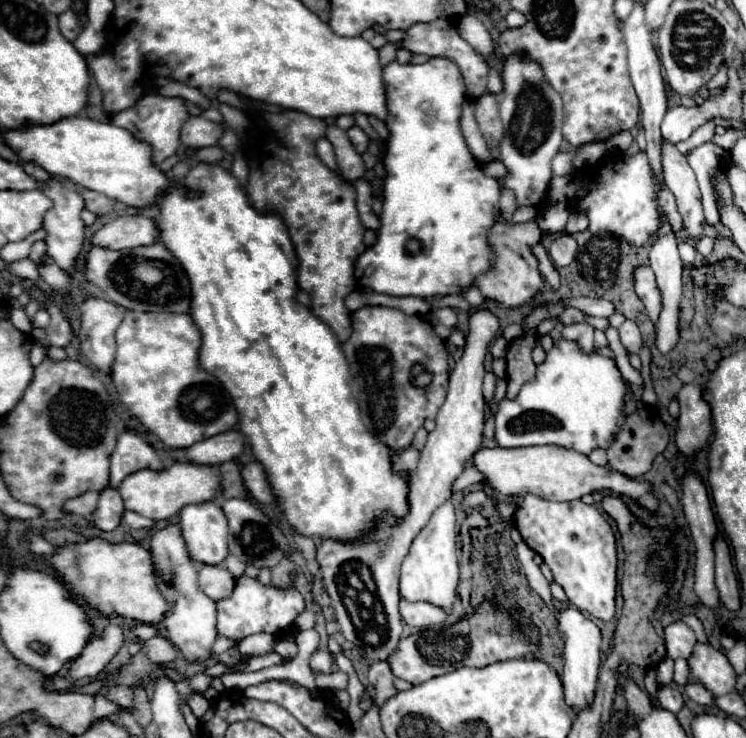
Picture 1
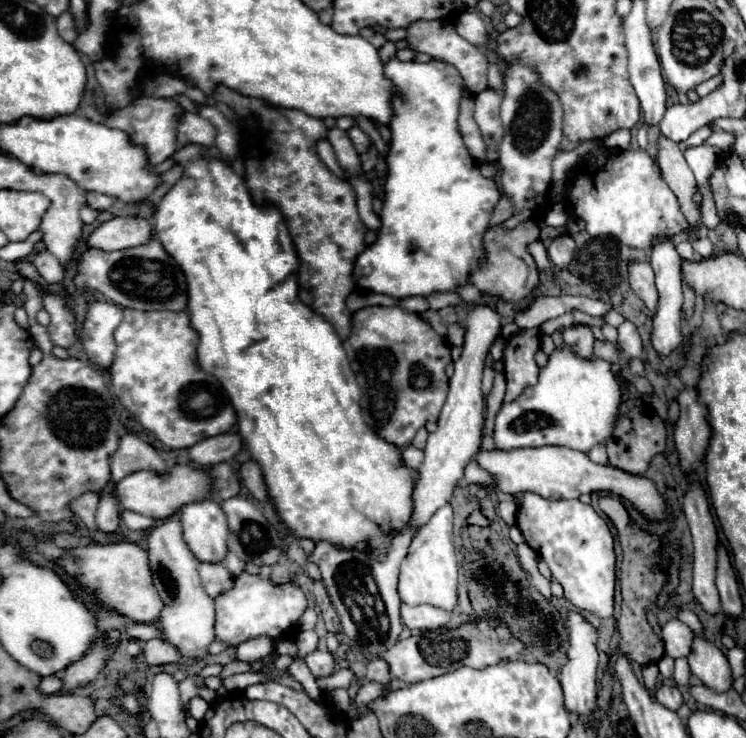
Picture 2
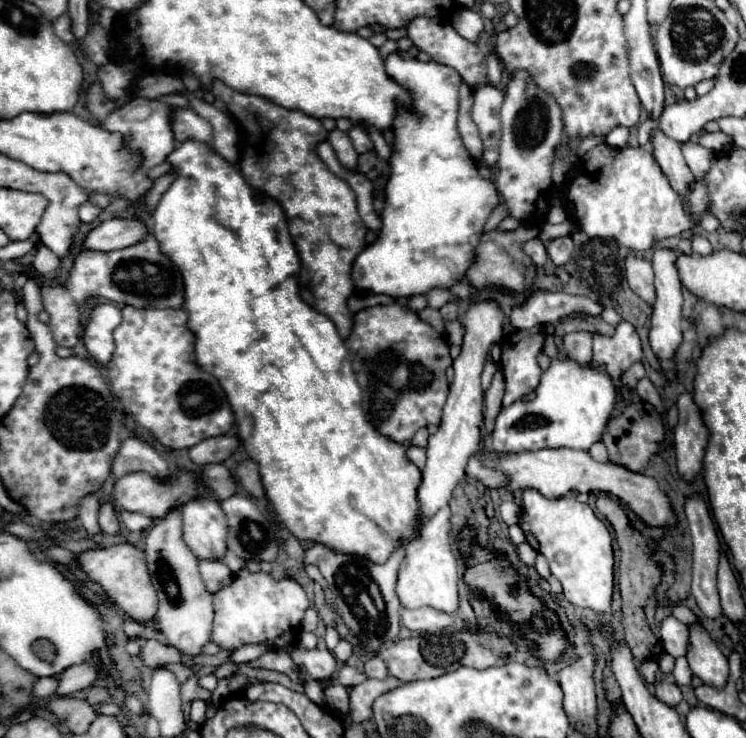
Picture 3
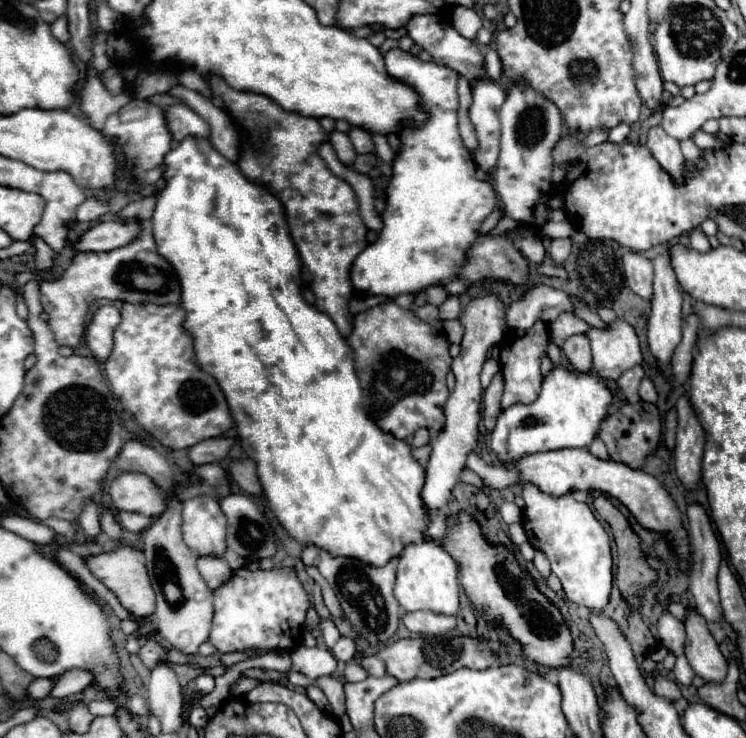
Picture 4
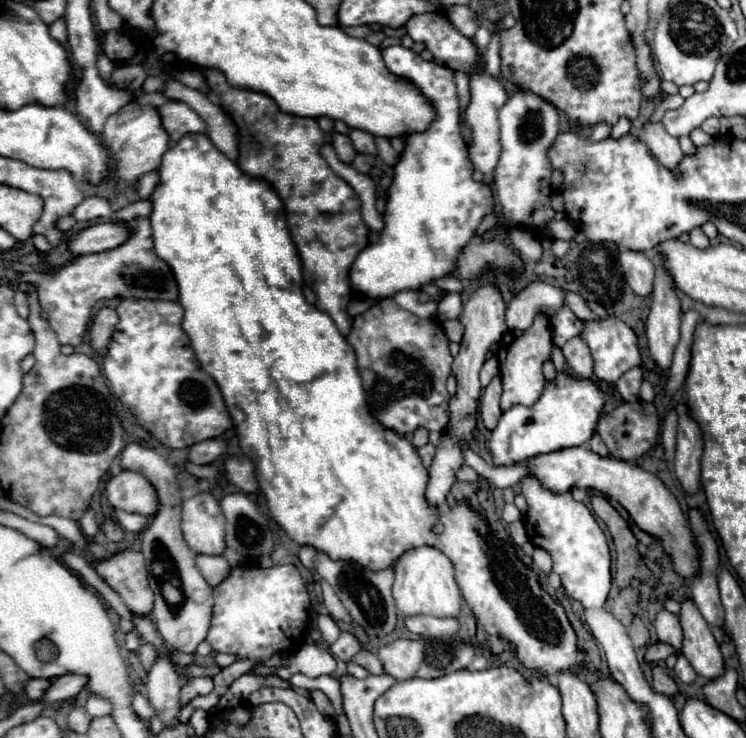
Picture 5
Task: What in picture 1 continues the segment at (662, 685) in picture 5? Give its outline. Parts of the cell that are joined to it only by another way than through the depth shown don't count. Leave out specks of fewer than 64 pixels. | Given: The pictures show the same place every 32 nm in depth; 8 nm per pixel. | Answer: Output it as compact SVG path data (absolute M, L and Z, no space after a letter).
M660 686L660 688L658 688L658 702L660 702L662 708L666 708L666 710L670 710L670 712L674 712L674 714L676 714L676 712L682 708L682 704L684 704L682 694L680 694L676 688L672 688L672 686Z

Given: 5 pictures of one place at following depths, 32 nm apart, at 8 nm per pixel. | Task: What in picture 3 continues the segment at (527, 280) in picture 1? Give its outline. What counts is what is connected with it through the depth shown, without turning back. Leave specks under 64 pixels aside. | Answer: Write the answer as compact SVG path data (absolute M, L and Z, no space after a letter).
M520 224L516 230L512 232L488 232L480 238L476 252L474 252L474 262L472 266L466 270L466 280L470 280L476 288L484 288L484 286L502 286L514 292L522 292L524 288L528 288L532 284L534 278L534 264L532 260L522 252L522 242L536 238L538 236L538 228L532 224Z

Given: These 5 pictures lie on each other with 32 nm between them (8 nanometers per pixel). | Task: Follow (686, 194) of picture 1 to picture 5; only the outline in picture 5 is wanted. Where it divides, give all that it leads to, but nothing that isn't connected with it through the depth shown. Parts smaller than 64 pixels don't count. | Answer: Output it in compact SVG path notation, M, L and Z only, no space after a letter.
M646 122L642 126L640 138L650 146L652 154L668 168L676 168L676 164L682 160L680 144L674 136L670 136L662 122Z

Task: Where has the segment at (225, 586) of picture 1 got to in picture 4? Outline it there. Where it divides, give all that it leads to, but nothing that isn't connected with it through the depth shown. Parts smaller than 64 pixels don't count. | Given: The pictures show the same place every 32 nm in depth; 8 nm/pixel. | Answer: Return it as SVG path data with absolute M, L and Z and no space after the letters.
M200 556L198 570L212 590L218 588L220 584L224 584L224 580L228 580L228 576L232 576L232 568L228 566L228 562L218 556Z

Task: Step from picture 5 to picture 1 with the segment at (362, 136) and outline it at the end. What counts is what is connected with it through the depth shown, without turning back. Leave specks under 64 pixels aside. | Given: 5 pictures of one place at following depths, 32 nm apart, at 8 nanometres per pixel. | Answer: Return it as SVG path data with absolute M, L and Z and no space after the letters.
M352 126L350 130L348 130L348 136L350 136L350 140L352 140L352 144L354 144L354 148L356 148L356 152L360 152L360 154L364 154L366 152L366 148L368 148L368 136L358 128L358 126Z

